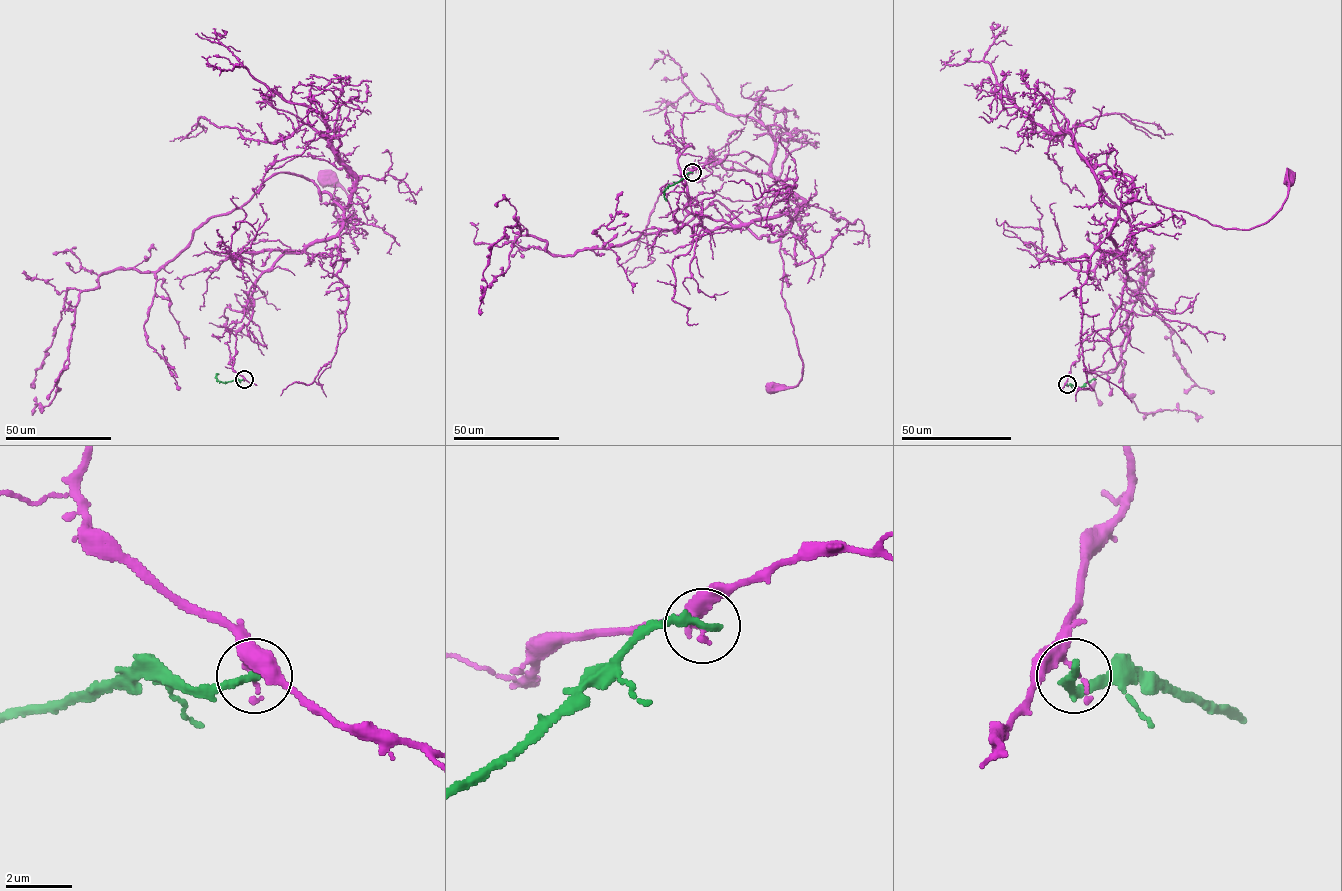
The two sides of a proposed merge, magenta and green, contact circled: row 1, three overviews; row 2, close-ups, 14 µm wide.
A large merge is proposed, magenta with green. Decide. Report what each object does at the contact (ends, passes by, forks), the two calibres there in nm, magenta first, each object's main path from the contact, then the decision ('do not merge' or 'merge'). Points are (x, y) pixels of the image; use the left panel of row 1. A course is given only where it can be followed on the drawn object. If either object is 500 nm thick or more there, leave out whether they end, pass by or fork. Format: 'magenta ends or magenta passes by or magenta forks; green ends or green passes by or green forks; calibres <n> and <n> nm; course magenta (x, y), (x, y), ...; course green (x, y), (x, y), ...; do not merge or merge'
magenta ends; green ends; calibres 220 and 300 nm; course magenta (244, 379), (236, 334), (257, 279), (335, 235), (334, 201), (336, 220), (354, 224), (348, 195), (324, 179); course green (244, 379), (221, 382), (216, 377), (218, 374); do not merge

